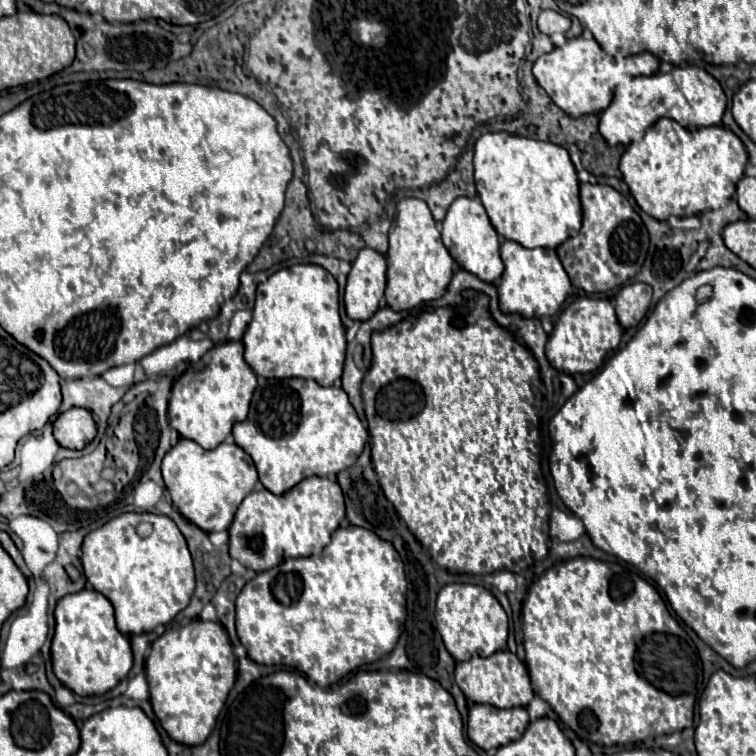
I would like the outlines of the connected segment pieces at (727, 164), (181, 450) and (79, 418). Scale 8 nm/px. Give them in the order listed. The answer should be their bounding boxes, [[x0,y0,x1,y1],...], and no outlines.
[[620,118,746,220],[161,438,258,532],[54,408,96,450]]

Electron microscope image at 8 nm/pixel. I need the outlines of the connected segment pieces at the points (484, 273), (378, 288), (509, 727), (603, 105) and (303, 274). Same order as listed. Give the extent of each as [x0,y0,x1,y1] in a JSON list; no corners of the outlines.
[[442,196,504,284],[344,250,386,320],[468,704,530,750],[532,36,618,118],[244,264,346,386]]

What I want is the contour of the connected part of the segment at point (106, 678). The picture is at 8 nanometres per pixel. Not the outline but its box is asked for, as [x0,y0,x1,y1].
[52,590,132,696]

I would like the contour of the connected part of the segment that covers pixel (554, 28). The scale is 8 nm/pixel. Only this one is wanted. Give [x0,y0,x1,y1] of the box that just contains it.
[538,10,570,34]

